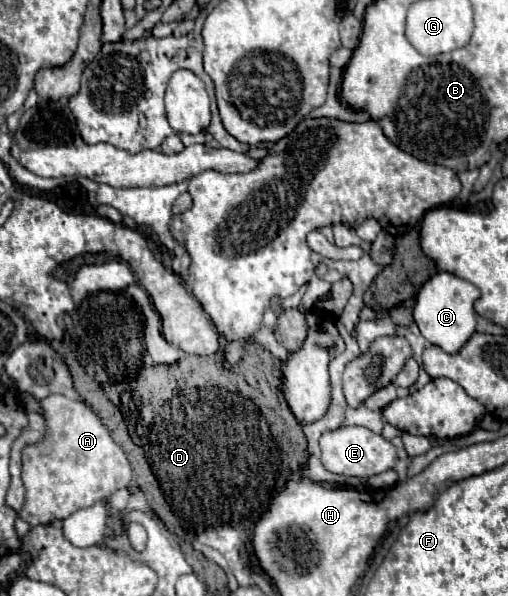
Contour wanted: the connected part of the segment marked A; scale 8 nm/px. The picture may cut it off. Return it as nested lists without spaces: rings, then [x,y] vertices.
[[[61,394],[39,400],[39,406],[47,428],[45,438],[23,448],[23,482],[27,494],[19,516],[27,524],[39,526],[49,524],[53,518],[63,520],[69,508],[107,502],[113,492],[133,484],[129,460],[89,406]]]

